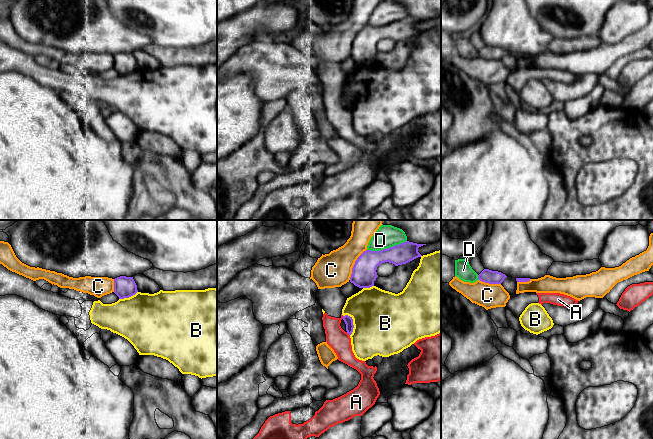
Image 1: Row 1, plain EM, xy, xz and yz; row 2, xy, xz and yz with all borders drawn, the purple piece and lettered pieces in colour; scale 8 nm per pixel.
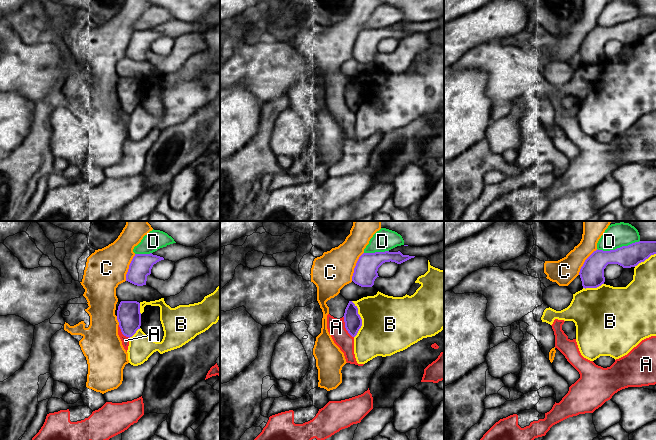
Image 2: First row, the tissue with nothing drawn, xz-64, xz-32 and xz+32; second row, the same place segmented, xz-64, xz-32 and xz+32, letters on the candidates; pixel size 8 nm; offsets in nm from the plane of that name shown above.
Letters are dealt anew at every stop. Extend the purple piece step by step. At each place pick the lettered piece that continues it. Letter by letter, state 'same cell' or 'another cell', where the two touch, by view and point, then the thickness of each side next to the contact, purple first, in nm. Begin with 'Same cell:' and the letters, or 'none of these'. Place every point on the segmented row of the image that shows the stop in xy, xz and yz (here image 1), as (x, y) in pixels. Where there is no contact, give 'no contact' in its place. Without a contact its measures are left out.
Same cell: none of these
A: another cell; contact xz (348, 333); calibres 70 and 170 nm
B: another cell; contact xz (352, 324); calibres 70 and 480 nm
C: another cell; contact xz (354, 264); calibres 200 and 280 nm
D: another cell; contact xz (386, 249); calibres 190 and 180 nm

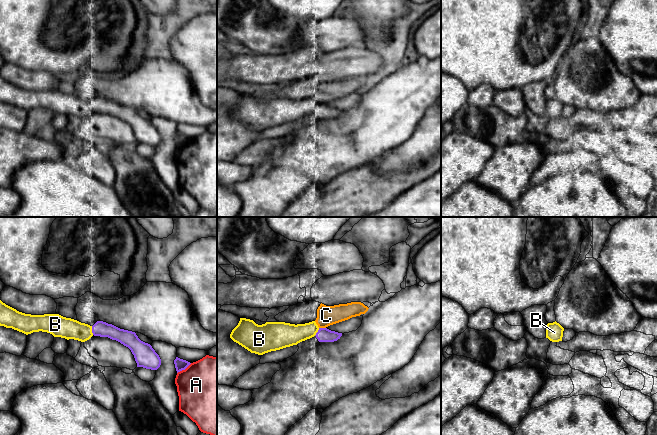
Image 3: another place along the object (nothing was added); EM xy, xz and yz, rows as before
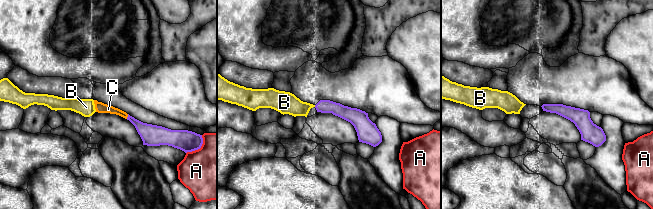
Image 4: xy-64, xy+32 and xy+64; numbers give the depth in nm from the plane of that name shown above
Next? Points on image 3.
Same cell: B
A: another cell; contact xy (184, 369); calibres 90 and 500 nm
B: same cell; contact xy (92, 330); calibres 120 and 170 nm
C: another cell; contact xz (322, 328); calibres 110 and 160 nm

